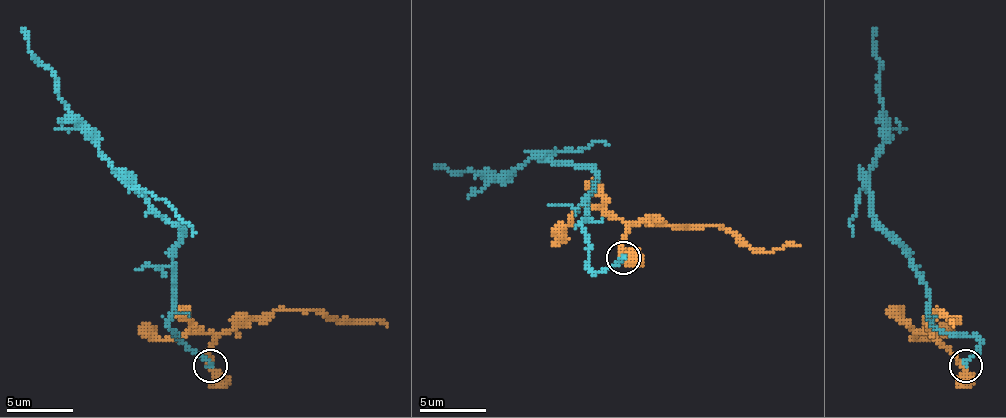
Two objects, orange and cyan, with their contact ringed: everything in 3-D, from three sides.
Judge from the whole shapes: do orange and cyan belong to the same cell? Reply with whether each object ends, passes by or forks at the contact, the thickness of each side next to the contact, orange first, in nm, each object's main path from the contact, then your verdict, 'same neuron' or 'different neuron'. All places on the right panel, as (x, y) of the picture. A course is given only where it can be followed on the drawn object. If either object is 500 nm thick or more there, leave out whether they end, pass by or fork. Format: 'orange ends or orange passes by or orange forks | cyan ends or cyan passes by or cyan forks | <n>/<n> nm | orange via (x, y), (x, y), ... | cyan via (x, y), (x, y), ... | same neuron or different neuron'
orange passes by | cyan ends | 340/280 nm | orange via (967, 367), (930, 333), (933, 310), (960, 320), (953, 320), (953, 326) | cyan via (967, 367), (980, 346), (933, 323), (923, 276), (876, 226), (866, 172), (883, 149), (876, 28) | different neuron

